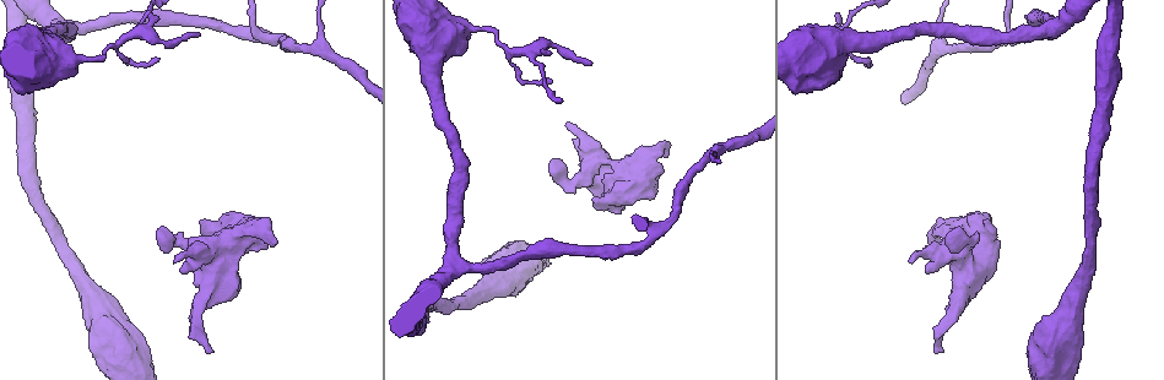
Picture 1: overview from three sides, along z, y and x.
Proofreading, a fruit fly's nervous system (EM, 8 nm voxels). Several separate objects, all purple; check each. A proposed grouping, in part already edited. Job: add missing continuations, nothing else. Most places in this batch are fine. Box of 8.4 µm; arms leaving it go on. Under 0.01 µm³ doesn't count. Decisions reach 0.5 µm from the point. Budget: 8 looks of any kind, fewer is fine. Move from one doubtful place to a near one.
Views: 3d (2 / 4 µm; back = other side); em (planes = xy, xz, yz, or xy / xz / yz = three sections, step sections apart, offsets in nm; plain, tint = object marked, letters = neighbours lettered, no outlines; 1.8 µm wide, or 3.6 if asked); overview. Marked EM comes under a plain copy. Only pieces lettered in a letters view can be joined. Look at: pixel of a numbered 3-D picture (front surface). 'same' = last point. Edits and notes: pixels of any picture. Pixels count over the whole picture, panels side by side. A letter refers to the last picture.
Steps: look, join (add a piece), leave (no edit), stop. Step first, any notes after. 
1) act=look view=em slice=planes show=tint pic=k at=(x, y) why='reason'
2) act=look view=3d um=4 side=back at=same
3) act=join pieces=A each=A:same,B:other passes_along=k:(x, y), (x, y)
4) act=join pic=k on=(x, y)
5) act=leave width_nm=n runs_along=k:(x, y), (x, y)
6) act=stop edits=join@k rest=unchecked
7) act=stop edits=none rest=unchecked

act=look view=3d um=4 pic=1 at=(271, 244) why='free end'

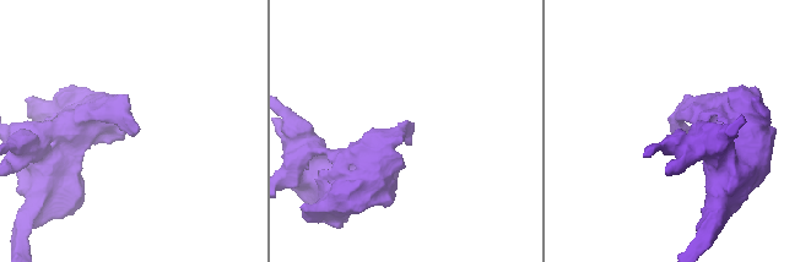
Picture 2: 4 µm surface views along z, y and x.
act=look view=em slice=planes show=letters pic=2 at=(407, 136) why='shape alone is not enough'

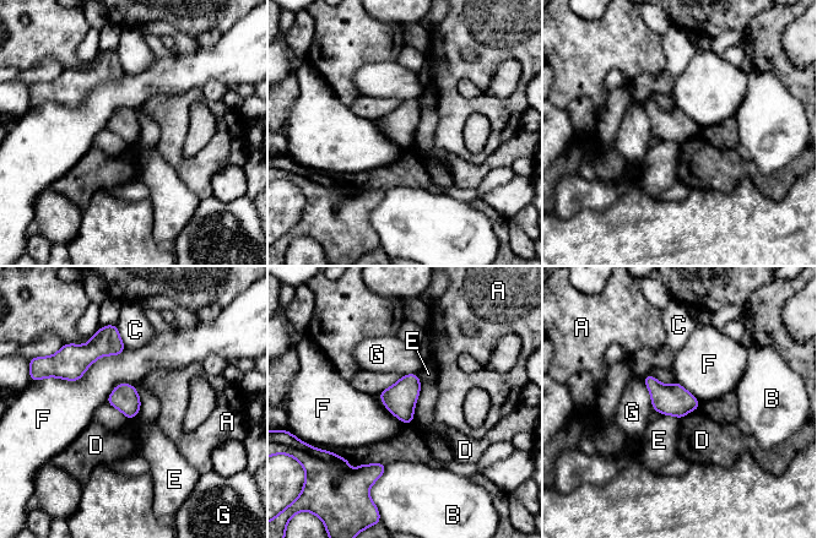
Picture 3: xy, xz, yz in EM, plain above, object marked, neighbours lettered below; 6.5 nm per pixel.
act=leave each=A:other,B:other,C:other,D:other,E:other,F:other,G:other border=3:(698, 407), (680, 419) found='no lettered piece goes on from it'

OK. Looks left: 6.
act=look view=em slice=yz step=8 show=tint pic=1 at=(573, 140) why='free end'

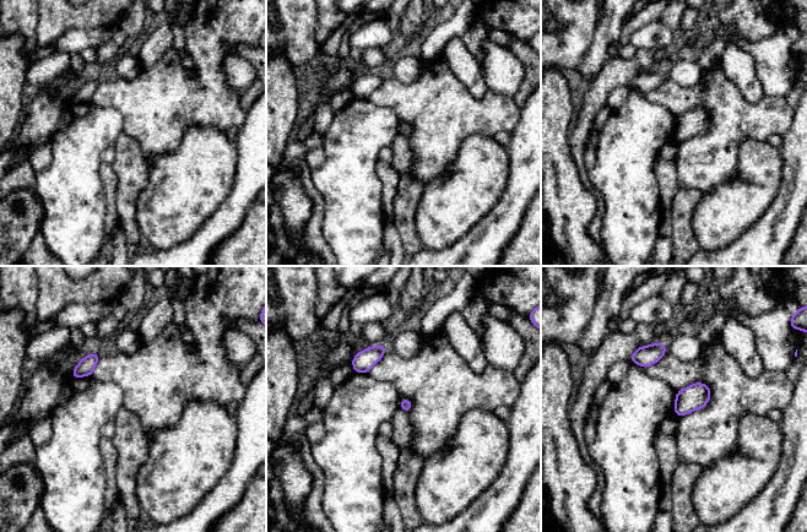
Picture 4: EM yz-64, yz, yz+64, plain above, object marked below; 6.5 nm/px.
act=look view=em slice=planes show=letters at=same why='another direction'

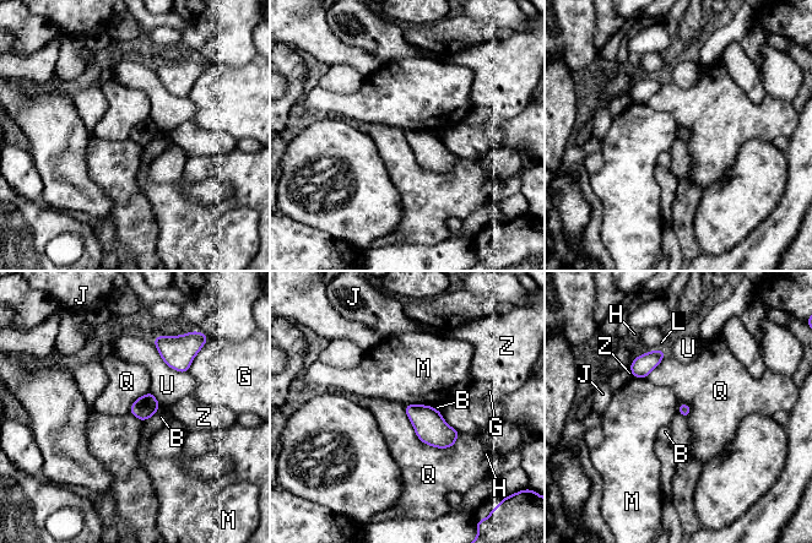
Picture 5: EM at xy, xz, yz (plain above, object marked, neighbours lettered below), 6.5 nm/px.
act=leave each=B:other,G:other,H:other,J:other,L:other,M:other,Q:other,U:other,Z:other border=5:(404, 405), (422, 441), (455, 444) found='no lettered piece goes on from it'

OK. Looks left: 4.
act=look view=em slice=planes show=letters pic=1 at=(936, 353) why='branch stops here'

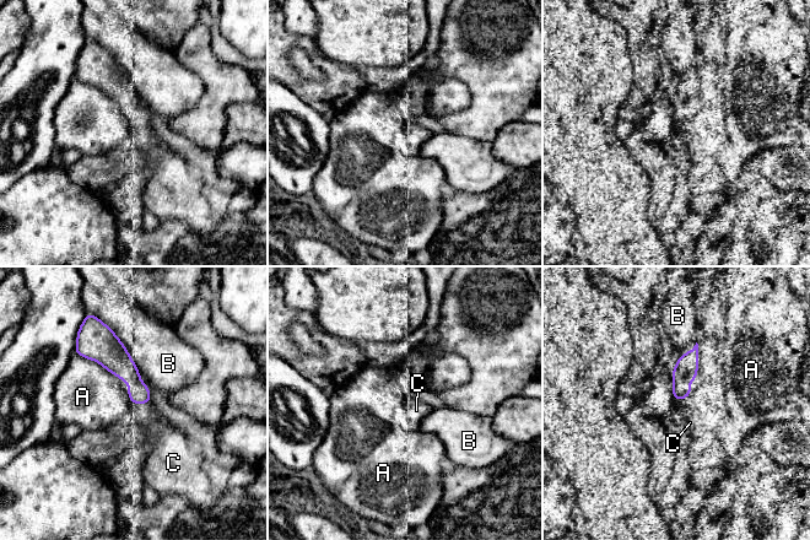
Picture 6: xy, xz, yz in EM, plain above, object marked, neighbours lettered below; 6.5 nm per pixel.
act=join pieces=C each=A:other,B:other,C:same found='the neuron continues'

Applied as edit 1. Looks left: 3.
act=stop edits=join@6 rest=unchecked

